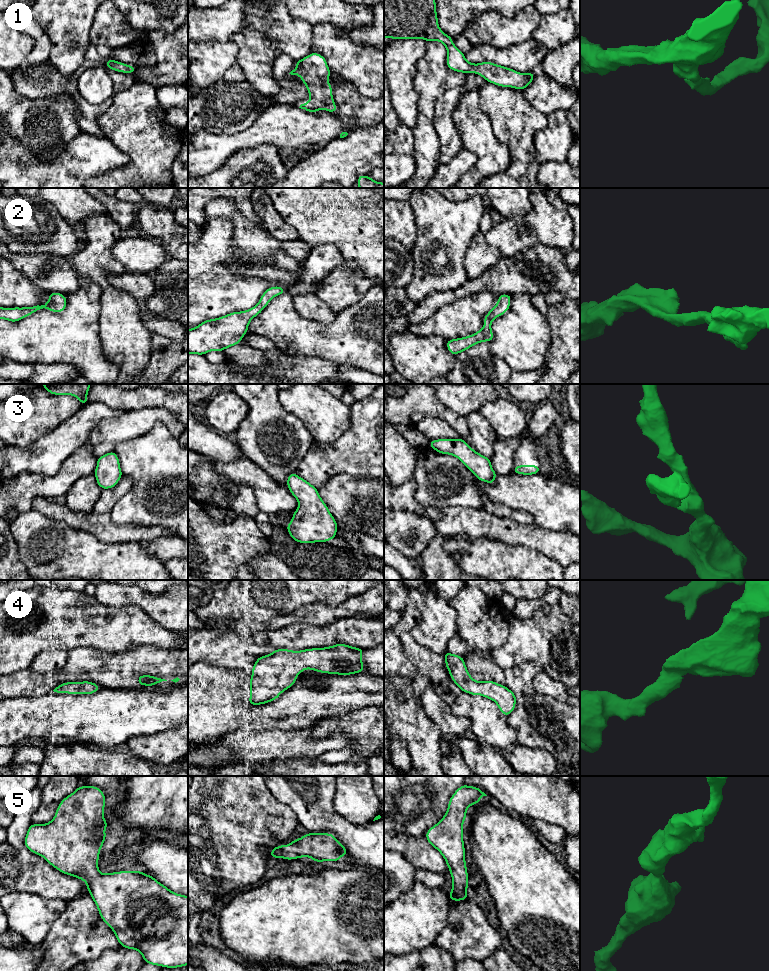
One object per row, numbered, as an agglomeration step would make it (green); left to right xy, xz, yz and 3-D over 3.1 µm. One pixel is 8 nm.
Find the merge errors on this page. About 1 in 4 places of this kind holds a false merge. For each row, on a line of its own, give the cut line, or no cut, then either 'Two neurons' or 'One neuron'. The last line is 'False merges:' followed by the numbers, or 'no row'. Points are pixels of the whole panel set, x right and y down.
1: No split. One neuron
2: No split. One neuron
3: No split. One neuron
4: No split. One neuron
5: No split. One neuron
False merges: no row

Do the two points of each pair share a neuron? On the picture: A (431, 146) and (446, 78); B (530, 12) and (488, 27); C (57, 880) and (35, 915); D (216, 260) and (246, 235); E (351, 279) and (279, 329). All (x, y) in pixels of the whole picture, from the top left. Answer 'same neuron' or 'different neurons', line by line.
A: same neuron
B: same neuron
C: different neurons
D: different neurons
E: different neurons

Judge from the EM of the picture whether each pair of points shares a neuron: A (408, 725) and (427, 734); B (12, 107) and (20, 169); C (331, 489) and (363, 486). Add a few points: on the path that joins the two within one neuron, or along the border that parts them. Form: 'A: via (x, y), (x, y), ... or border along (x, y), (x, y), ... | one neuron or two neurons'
A: via (413, 727), (422, 734) | one neuron
B: border along (10, 135), (17, 138), (33, 152) | two neurons
C: via (339, 489), (355, 489) | one neuron

